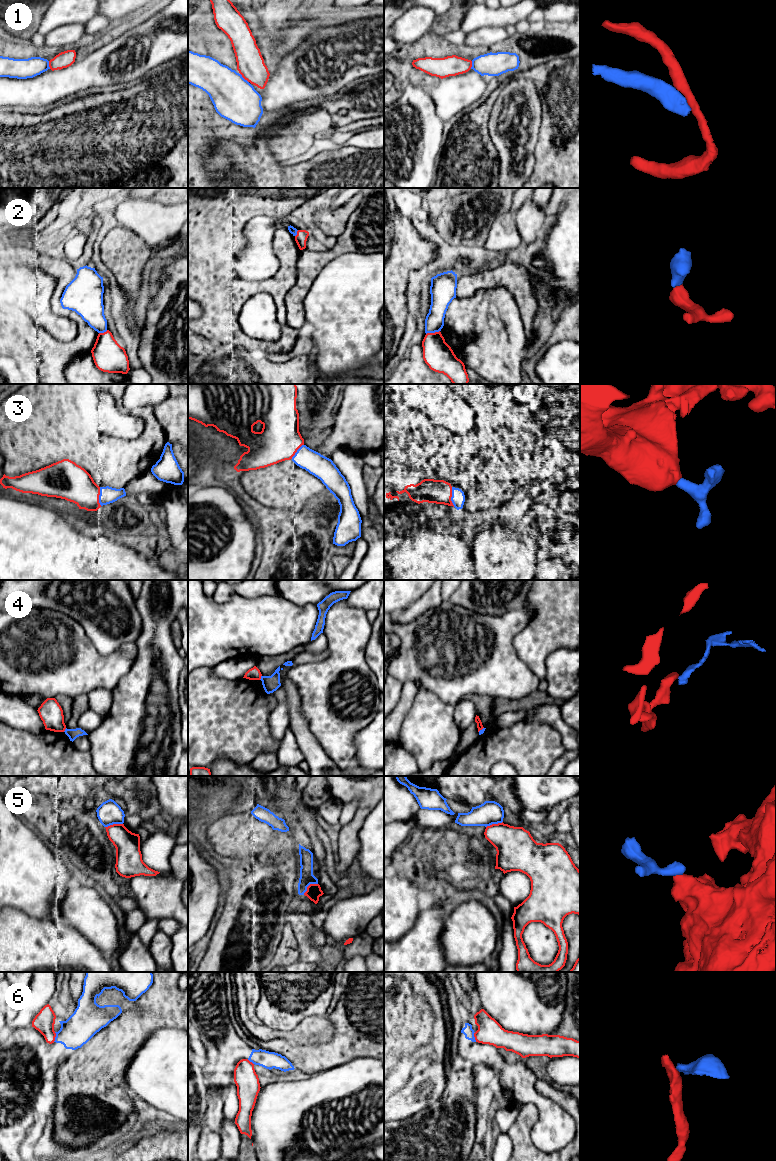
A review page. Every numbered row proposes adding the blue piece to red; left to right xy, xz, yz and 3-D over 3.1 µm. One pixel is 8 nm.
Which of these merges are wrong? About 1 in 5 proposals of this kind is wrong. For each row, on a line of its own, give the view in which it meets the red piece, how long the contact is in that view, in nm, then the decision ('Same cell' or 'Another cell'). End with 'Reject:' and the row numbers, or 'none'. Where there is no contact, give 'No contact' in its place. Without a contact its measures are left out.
1: Touches red in xz. Shared border 100 nm. Same cell
2: Touches red in yz. Shared border 120 nm. Same cell
3: Touches red in yz. Shared border 160 nm. Same cell
4: Touches red in xz. Shared border 40 nm. Another cell
5: Touches red in xz. Shared border 150 nm. Another cell
6: Touches red in xy. Shared border 80 nm. Another cell
Reject: 4, 5, 6

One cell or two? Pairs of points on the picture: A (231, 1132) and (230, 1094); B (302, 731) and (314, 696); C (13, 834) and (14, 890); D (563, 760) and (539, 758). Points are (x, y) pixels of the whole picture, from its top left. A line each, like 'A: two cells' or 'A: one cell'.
A: two cells
B: two cells
C: one cell
D: two cells

